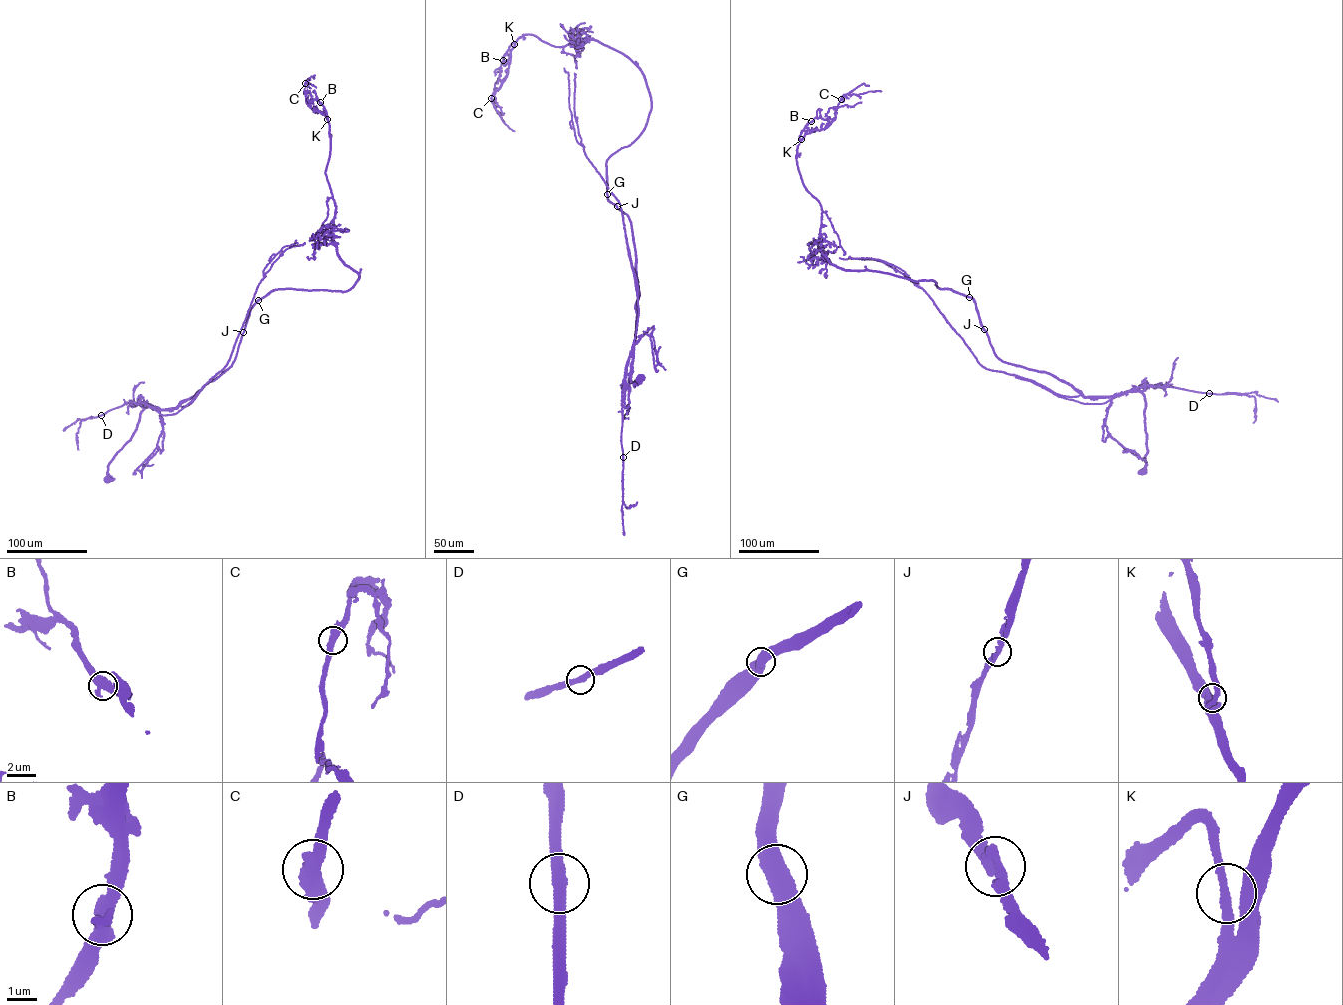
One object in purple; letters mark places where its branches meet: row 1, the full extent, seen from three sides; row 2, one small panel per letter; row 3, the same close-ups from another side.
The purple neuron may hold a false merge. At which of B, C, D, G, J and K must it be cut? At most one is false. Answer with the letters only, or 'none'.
none

